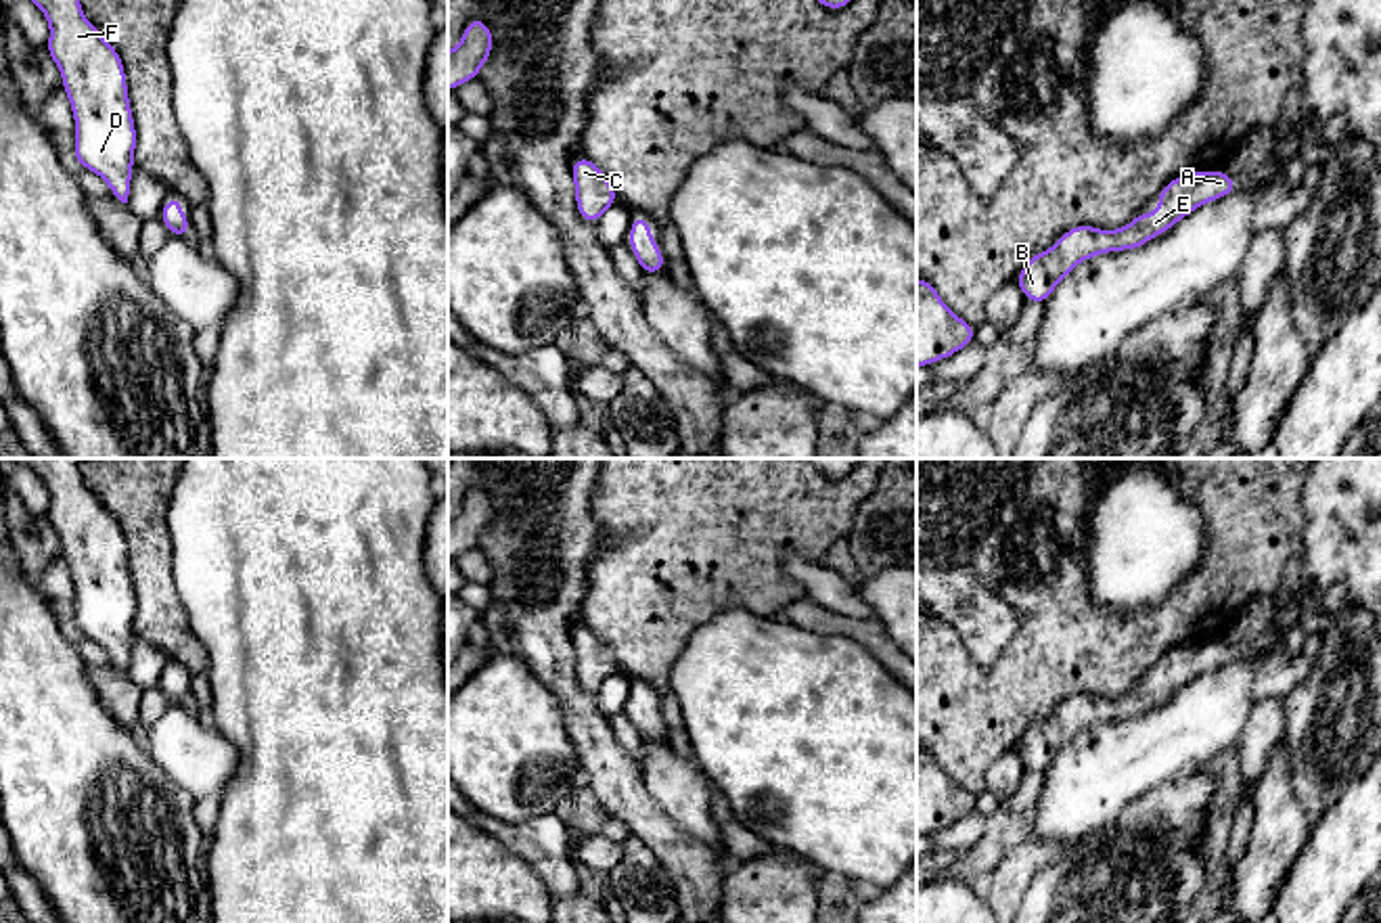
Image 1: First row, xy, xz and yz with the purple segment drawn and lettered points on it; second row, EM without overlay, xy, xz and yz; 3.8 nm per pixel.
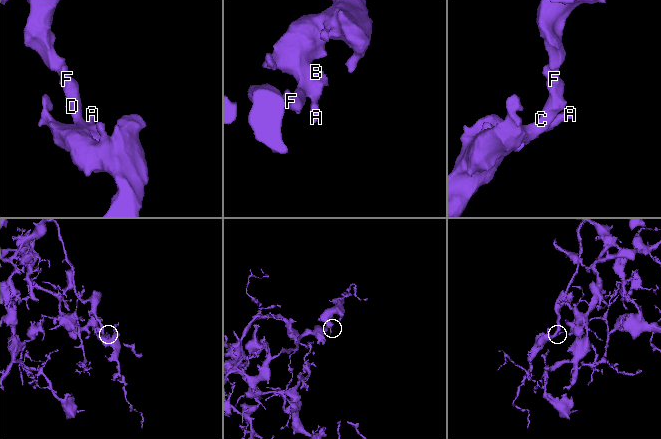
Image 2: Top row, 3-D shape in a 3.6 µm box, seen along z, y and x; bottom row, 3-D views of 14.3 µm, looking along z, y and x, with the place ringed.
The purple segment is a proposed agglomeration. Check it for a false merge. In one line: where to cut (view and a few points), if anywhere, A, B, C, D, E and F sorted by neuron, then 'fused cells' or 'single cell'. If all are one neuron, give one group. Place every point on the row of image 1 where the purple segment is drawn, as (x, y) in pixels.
cut none; groups A B C D E F; single cell

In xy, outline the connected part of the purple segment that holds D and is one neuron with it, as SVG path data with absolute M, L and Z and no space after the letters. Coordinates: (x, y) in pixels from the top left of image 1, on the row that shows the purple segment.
M31 0L50 25L48 57L59 65L75 119L73 163L100 176L128 203L138 134L126 69L115 46L86 19L80 0Z

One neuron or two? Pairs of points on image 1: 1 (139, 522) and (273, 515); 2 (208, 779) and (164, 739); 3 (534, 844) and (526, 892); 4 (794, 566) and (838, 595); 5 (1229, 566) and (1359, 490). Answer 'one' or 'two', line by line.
1: two
2: one
3: two
4: one
5: two

